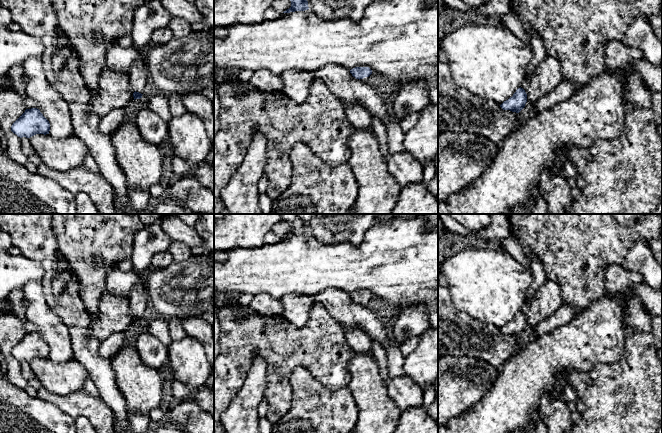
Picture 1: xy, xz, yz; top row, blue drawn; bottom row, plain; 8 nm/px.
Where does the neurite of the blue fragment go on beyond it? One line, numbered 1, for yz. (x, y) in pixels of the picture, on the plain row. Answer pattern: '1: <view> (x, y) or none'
1: yz (537, 271)

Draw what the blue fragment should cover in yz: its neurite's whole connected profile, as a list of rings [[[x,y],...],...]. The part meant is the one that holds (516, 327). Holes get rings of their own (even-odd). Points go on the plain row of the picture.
[[[527,257],[530,263],[530,274],[532,275],[532,284],[528,290],[527,297],[525,299],[524,305],[521,308],[521,311],[516,314],[512,321],[508,324],[504,325],[500,331],[503,334],[510,334],[512,336],[519,337],[527,326],[527,318],[525,316],[529,301],[532,295],[538,290],[538,288],[543,284],[543,282],[547,279],[546,272],[541,264],[540,260],[536,257]]]

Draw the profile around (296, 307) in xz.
[[[292,293],[283,296],[280,301],[283,305],[283,318],[297,327],[302,327],[307,323],[314,304],[312,297],[300,293]]]

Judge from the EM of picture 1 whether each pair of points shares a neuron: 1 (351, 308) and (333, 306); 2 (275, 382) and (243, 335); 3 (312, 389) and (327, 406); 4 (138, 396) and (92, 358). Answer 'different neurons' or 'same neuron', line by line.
1: same neuron
2: same neuron
3: same neuron
4: different neurons

